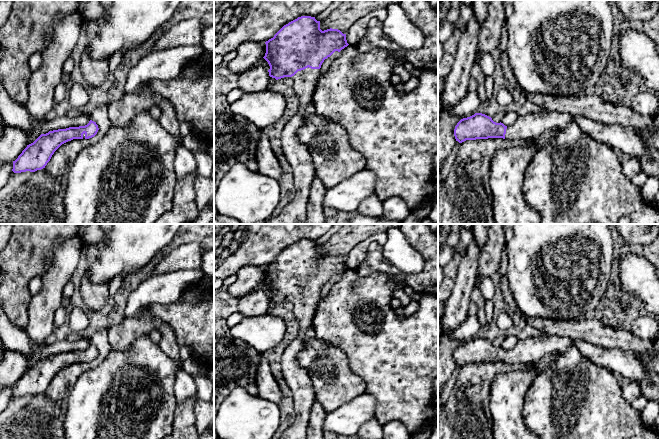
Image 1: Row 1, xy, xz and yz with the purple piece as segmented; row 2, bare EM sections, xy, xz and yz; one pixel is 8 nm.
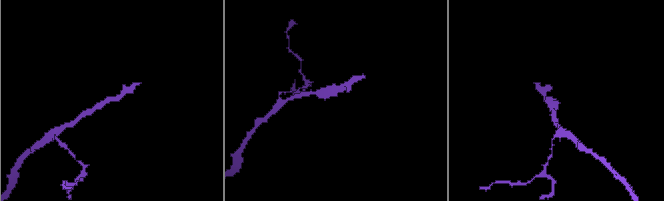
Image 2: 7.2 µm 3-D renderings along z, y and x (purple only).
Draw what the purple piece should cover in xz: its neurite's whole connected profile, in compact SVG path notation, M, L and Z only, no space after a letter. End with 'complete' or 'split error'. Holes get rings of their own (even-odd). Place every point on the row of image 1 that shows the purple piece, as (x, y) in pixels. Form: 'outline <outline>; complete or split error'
outline M301 16L284 25L265 44L263 58L270 66L269 76L276 80L291 77L300 107L281 134L283 153L293 171L295 196L278 216L266 220L264 224L301 224L307 212L315 168L311 153L299 141L297 132L304 125L306 106L312 102L322 75L322 63L349 44L346 34L332 28L322 31L320 21L311 16Z; split error

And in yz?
outline M546 111L519 116L511 126L505 126L485 114L475 113L457 123L454 136L459 143L488 138L537 140L549 130L562 131L570 122L577 123L585 134L613 150L630 154L640 162L640 171L659 179L659 152L646 144L638 130L598 123L583 116Z; split error

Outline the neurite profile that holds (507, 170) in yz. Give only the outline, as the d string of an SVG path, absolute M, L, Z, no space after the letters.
M533 140L530 146L494 153L489 168L494 224L540 224L540 214L525 202L523 194L525 172L538 149Z

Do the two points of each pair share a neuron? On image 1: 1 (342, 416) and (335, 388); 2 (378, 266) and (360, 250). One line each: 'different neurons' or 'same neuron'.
1: different neurons
2: different neurons

